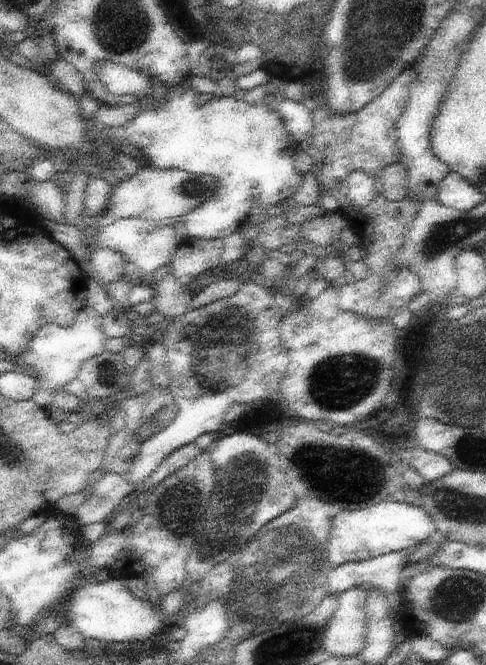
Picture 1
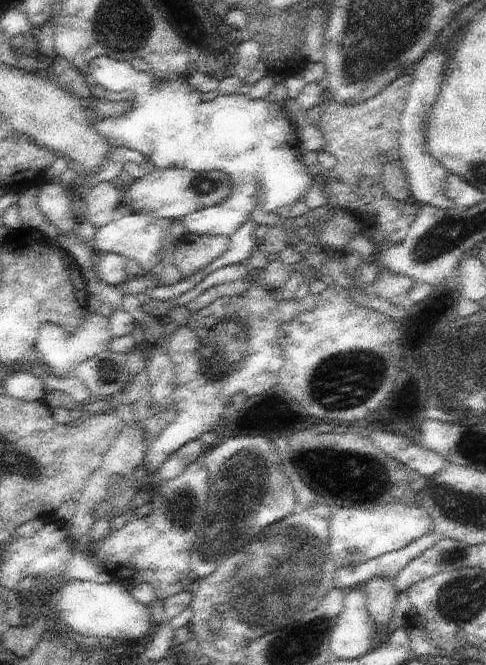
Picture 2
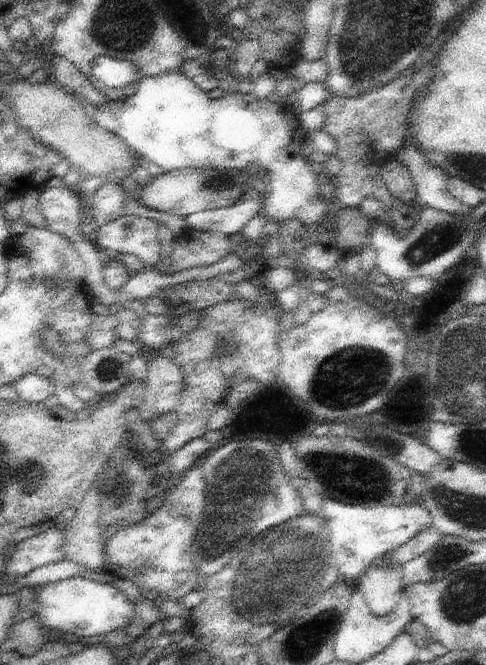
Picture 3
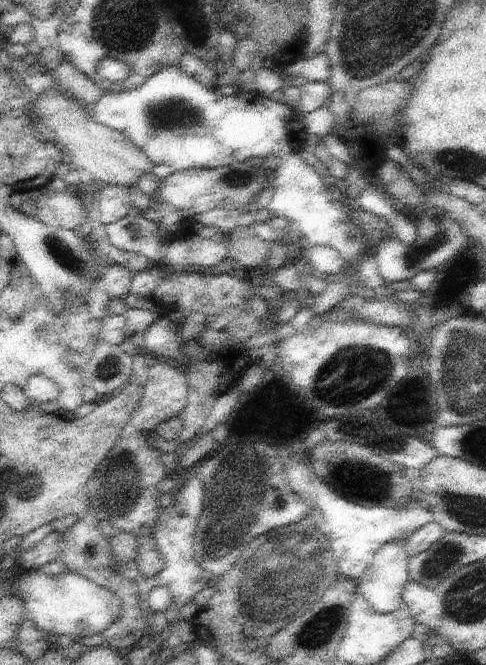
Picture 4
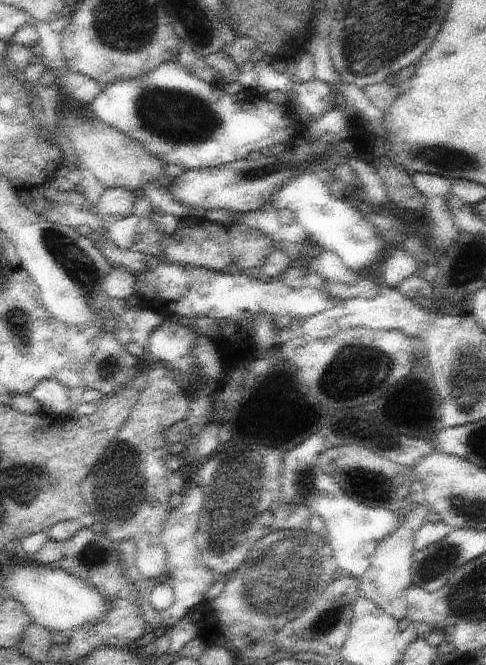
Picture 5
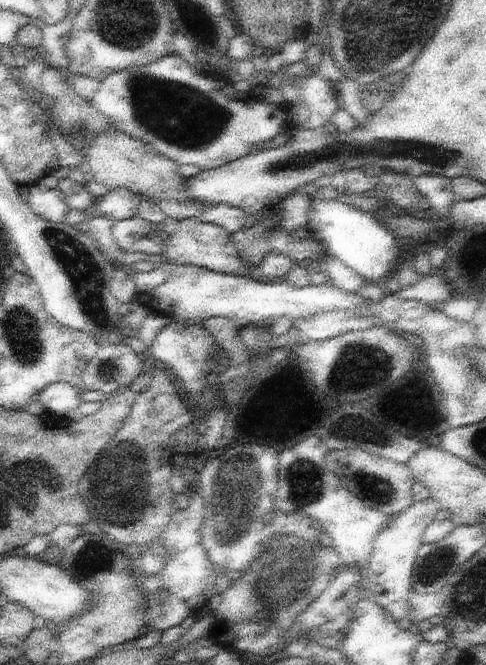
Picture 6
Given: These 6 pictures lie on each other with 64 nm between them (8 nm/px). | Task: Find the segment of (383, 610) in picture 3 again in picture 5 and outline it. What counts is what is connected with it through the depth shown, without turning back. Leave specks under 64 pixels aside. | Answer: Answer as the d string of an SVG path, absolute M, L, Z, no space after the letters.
M428 504L415 505L408 514L404 515L404 520L398 524L398 528L378 543L371 565L360 577L361 594L394 618L407 616L406 595L408 588L413 585L412 563L414 554L416 554L414 536L428 522L428 514L432 514L432 512L435 512L434 508Z

